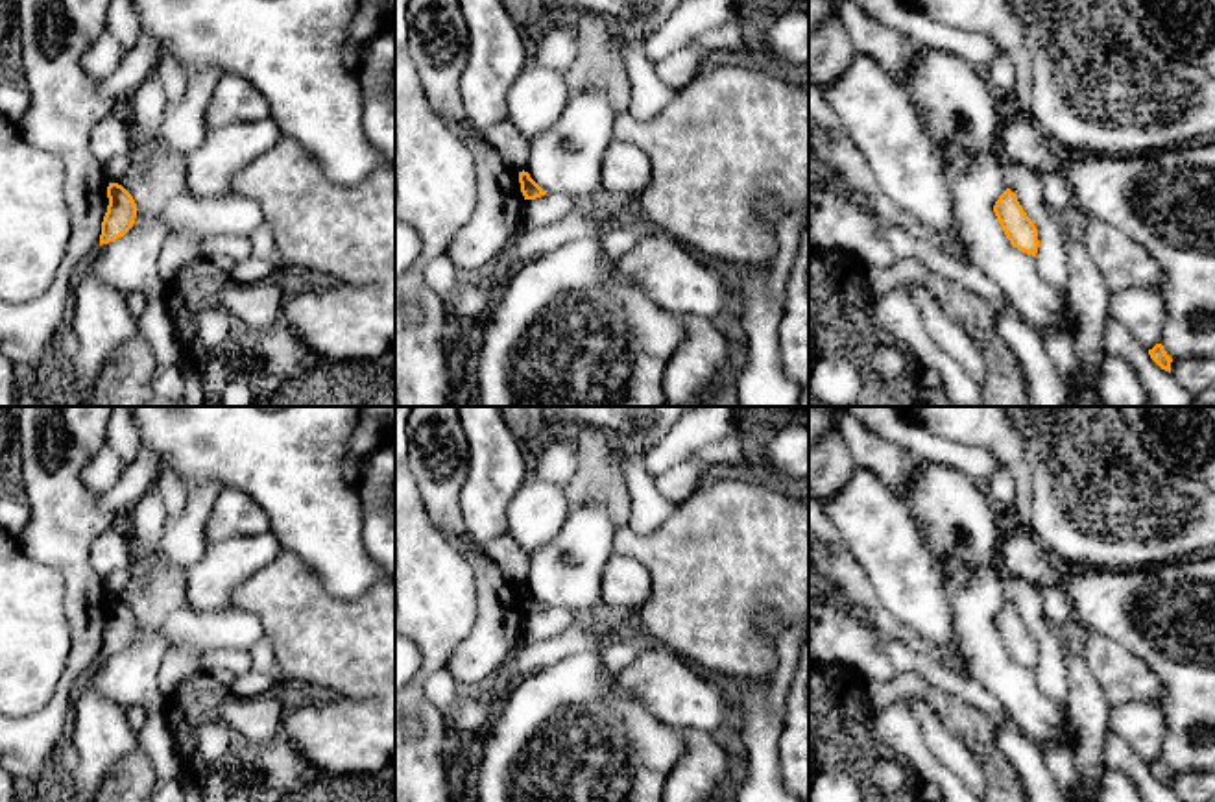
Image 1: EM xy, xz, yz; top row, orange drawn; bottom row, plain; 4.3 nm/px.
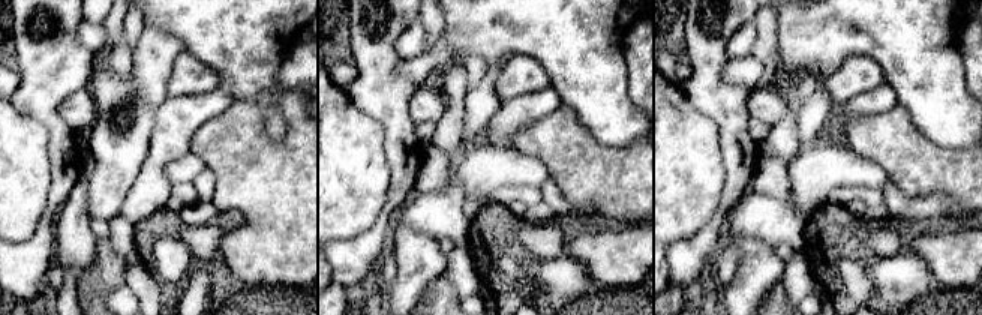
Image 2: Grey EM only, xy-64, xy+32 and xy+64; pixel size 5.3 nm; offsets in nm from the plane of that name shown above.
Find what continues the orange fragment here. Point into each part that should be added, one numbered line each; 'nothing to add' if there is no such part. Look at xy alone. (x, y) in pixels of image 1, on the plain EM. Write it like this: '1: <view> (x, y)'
nothing to add

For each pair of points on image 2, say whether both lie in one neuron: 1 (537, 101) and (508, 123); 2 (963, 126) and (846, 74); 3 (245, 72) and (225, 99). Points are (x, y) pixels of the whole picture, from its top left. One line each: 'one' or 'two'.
1: one
2: two
3: two

